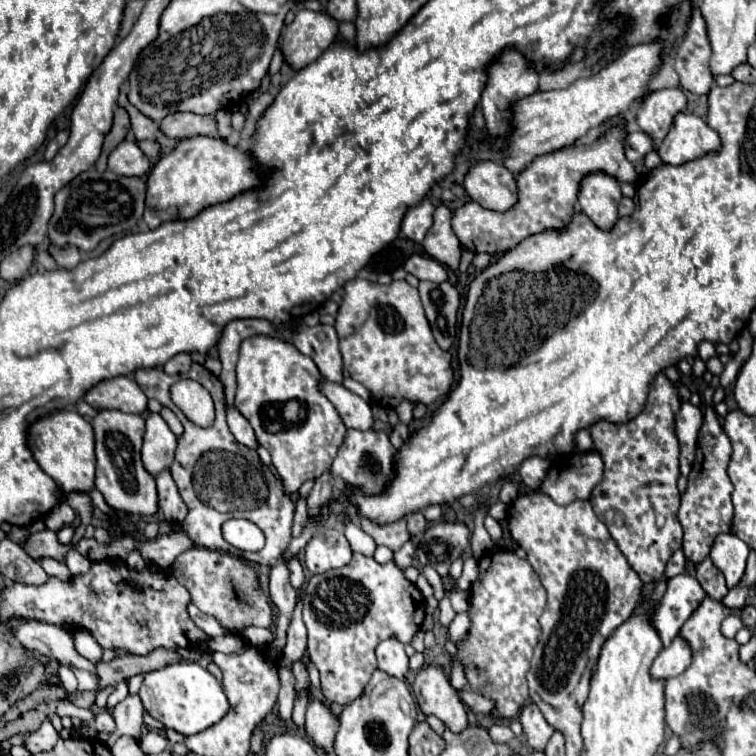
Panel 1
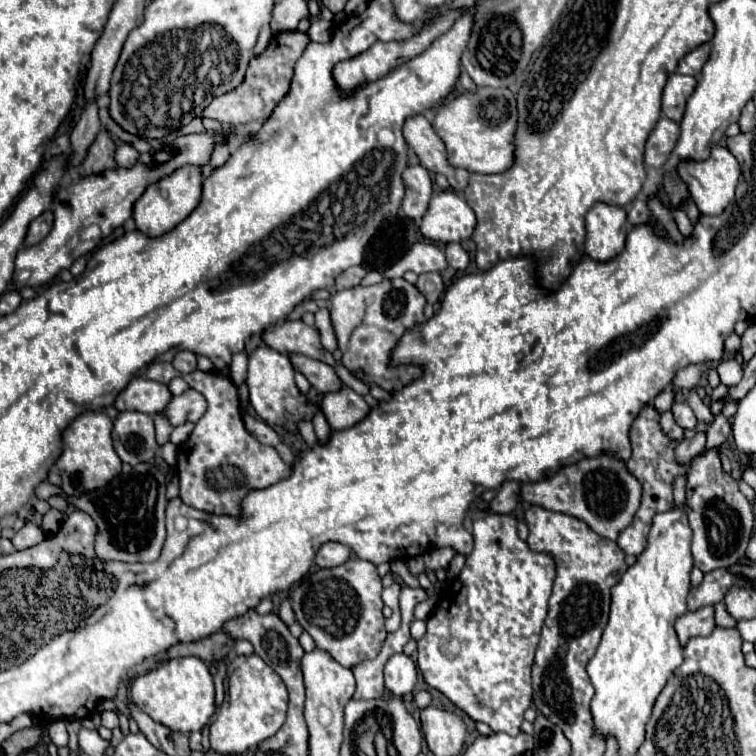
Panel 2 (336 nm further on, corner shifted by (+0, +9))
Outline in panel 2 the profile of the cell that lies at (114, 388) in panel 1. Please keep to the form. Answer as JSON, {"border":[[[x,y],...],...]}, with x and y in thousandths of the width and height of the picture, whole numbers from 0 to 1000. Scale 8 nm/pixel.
{"border":[[[177,499],[169,512],[156,520],[151,538],[156,544],[188,544],[196,549],[206,549],[222,536],[225,525],[228,522],[220,509],[193,499]]]}

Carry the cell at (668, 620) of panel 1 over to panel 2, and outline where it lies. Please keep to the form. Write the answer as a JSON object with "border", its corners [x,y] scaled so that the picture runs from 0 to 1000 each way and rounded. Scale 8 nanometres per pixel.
{"border":[[[944,753],[939,758],[931,761],[929,771],[923,776],[915,776],[910,784],[910,806],[913,808],[923,808],[926,803],[934,800],[947,800],[950,795],[958,792],[960,782],[979,771],[981,766],[976,761],[963,758],[960,753]]]}

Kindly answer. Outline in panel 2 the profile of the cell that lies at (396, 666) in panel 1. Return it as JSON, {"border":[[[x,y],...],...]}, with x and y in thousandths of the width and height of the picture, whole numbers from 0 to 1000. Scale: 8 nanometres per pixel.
{"border":[[[521,864],[508,882],[508,901],[511,901],[511,911],[524,922],[545,917],[550,906],[548,874],[534,864]]]}

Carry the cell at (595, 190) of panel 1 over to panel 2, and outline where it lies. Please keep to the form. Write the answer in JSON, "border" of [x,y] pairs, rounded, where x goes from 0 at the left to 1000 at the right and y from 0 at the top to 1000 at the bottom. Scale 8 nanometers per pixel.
{"border":[[[791,266],[775,284],[775,337],[780,337],[788,345],[804,345],[812,343],[825,329],[825,316],[833,303],[828,295],[828,276],[804,271],[799,266]]]}

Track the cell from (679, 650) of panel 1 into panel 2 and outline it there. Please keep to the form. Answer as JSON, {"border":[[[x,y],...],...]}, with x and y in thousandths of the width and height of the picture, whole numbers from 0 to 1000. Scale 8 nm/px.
{"border":[[[931,803],[918,811],[907,811],[894,821],[894,840],[899,853],[905,856],[915,843],[923,840],[939,840],[942,832],[947,829],[944,824],[944,803]]]}

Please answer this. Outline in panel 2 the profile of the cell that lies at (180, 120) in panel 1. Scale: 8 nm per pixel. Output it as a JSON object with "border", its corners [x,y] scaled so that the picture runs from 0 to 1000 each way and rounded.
{"border":[[[381,41],[381,44],[362,46],[360,54],[357,54],[357,60],[352,62],[352,67],[344,75],[336,75],[331,81],[331,89],[328,89],[323,110],[317,110],[312,118],[307,118],[307,120],[291,126],[291,128],[286,128],[267,147],[267,155],[286,157],[296,168],[341,165],[341,163],[347,163],[360,149],[360,144],[368,139],[368,134],[381,123],[389,86],[397,78],[397,73],[402,70],[402,65],[405,65],[407,57],[410,57],[407,46],[397,44],[397,41]]]}

